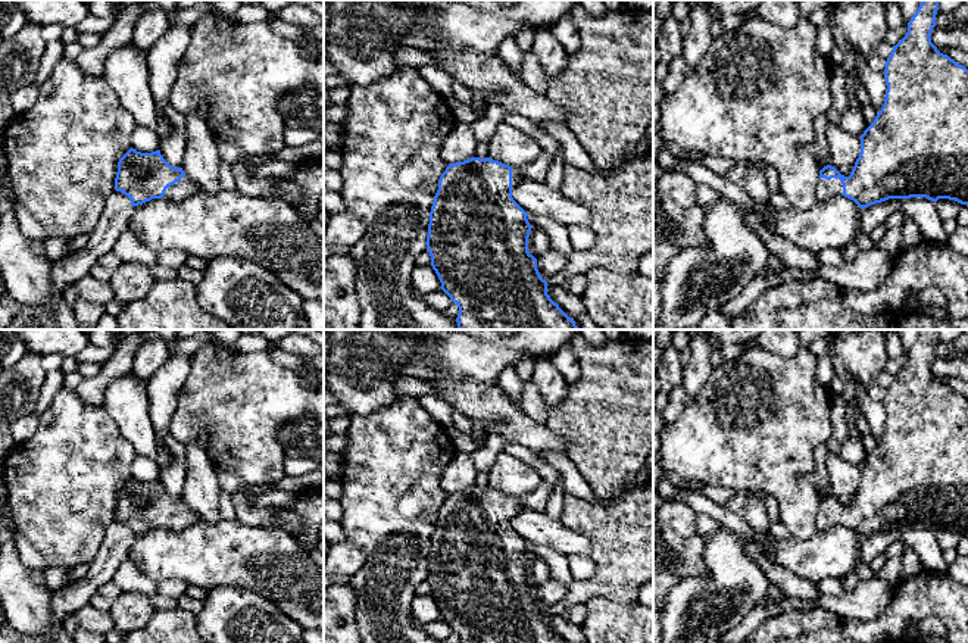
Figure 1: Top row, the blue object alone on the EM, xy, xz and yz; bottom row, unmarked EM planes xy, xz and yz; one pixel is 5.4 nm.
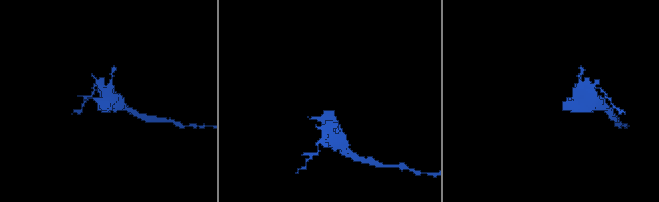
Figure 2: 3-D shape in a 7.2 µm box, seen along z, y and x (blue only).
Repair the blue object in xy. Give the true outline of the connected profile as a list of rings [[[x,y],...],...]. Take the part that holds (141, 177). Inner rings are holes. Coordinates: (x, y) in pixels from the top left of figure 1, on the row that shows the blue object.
[[[131,147],[118,162],[115,190],[128,196],[131,206],[152,199],[182,202],[196,194],[197,187],[182,168],[171,166],[160,150],[141,153]]]

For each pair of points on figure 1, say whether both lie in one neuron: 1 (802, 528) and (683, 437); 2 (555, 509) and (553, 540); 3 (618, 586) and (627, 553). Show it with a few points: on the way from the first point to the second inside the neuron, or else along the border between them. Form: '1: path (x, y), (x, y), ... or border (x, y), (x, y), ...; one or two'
1: path (789, 493), (734, 439), (718, 439); one
2: border (543, 512), (558, 520); two
3: path (618, 578), (624, 561); one

